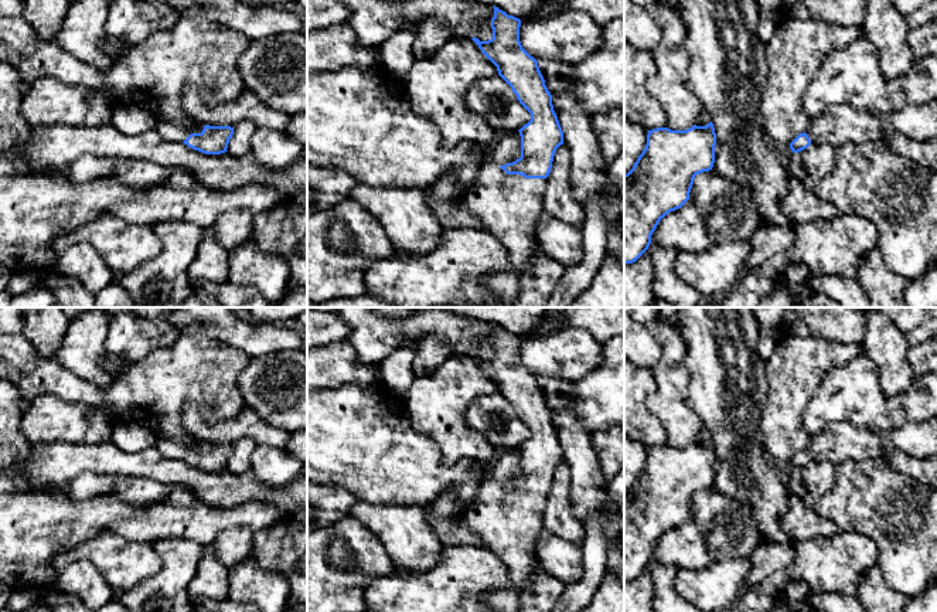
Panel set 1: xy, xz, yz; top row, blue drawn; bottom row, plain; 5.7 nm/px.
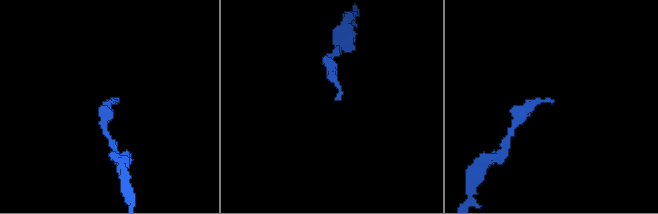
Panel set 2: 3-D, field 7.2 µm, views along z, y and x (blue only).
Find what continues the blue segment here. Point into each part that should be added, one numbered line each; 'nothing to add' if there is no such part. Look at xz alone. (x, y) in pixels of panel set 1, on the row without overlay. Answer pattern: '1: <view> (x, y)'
1: xz (508, 523)

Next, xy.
1: xy (171, 449)

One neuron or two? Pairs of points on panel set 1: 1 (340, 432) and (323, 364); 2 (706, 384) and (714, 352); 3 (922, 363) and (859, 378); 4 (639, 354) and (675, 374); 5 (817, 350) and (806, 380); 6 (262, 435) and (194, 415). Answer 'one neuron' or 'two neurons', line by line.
1: two neurons
2: one neuron
3: two neurons
4: two neurons
5: one neuron
6: one neuron

